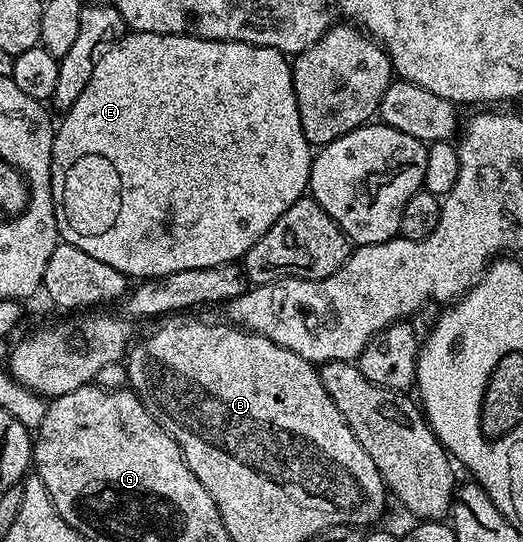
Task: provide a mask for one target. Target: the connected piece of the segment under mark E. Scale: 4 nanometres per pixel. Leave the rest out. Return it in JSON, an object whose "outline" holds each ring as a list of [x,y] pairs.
{"outline":[[[130,31],[121,37],[103,58],[95,62],[95,74],[91,74],[91,82],[83,86],[83,94],[79,94],[79,99],[75,101],[75,106],[71,106],[68,112],[64,113],[65,120],[60,125],[56,125],[53,134],[53,165],[51,166],[51,186],[53,187],[54,214],[57,219],[57,230],[60,239],[66,244],[75,246],[83,250],[83,254],[91,254],[91,258],[99,258],[99,262],[107,262],[107,266],[115,266],[126,278],[148,278],[150,276],[166,276],[175,274],[179,270],[203,270],[204,268],[214,268],[220,264],[231,264],[240,261],[275,226],[275,222],[283,213],[291,207],[296,200],[302,199],[306,195],[309,187],[309,165],[311,163],[311,146],[303,134],[303,126],[299,122],[299,110],[295,102],[295,90],[293,89],[293,70],[286,53],[268,48],[267,46],[255,46],[254,44],[244,44],[234,40],[204,40],[198,36],[164,36],[154,32]]]}

